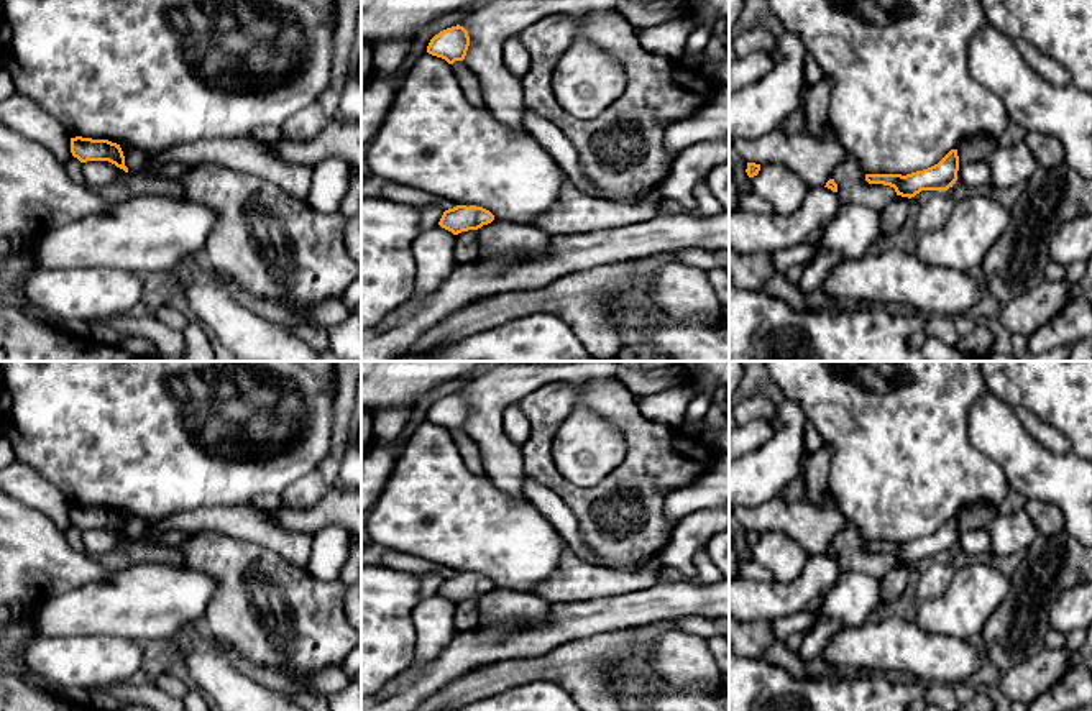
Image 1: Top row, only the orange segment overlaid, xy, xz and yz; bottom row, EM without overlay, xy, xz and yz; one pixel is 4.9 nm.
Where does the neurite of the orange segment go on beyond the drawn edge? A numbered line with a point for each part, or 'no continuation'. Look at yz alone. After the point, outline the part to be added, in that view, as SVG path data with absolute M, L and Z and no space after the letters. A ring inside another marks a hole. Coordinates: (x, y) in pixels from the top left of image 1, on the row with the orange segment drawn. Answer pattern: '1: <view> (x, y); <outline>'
no continuation

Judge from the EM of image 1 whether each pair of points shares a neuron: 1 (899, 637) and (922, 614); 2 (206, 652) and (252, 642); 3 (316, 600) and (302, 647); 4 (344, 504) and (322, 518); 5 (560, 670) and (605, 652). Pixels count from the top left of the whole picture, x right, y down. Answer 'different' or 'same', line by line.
1: different
2: different
3: same
4: same
5: same

